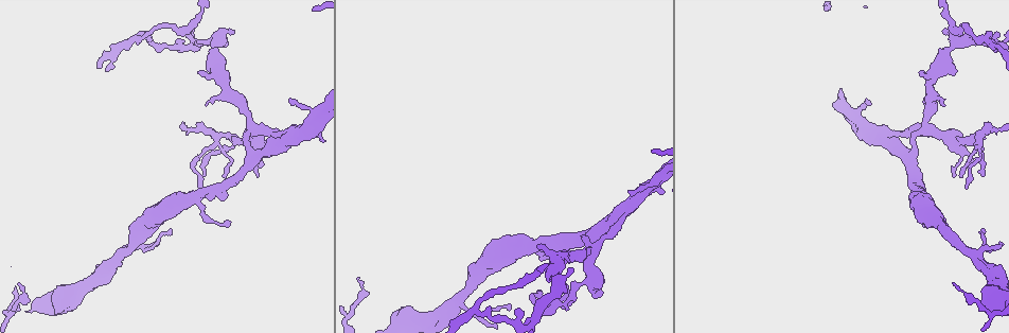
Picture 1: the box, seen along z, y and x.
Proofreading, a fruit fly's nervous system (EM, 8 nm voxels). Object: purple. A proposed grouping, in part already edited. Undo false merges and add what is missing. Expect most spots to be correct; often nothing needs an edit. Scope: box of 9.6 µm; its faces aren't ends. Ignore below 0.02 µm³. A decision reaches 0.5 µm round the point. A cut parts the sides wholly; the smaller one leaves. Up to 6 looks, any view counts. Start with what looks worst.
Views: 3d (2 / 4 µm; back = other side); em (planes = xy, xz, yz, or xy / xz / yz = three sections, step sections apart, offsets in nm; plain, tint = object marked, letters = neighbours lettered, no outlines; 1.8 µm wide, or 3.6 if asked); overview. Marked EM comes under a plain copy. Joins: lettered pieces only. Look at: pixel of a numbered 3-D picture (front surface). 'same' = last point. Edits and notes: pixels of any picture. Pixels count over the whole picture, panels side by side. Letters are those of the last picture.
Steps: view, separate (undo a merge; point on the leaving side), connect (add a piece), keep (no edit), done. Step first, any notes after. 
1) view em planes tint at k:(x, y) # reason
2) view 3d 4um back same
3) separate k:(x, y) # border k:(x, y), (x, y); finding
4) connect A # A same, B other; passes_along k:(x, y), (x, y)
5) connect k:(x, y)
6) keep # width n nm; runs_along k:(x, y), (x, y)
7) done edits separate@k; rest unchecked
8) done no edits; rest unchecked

view em planes letters at 1:(979, 137) # arms part here

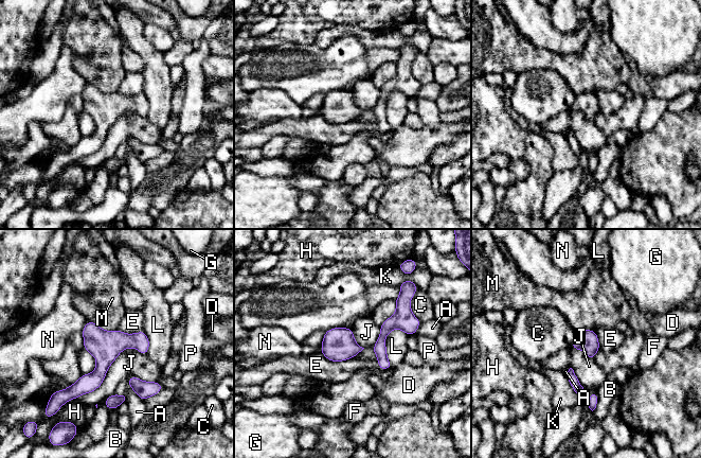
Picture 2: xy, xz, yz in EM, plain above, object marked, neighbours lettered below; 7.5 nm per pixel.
keep # A other, B other, C other, D other, E other, F other, G other, H other, J other, K other, L other, M other, N other, P other; runs_along 2:(142, 334), (69, 390); continuous, no second cell

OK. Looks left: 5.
view em planes letters at 1:(536, 321) # abrupt turn

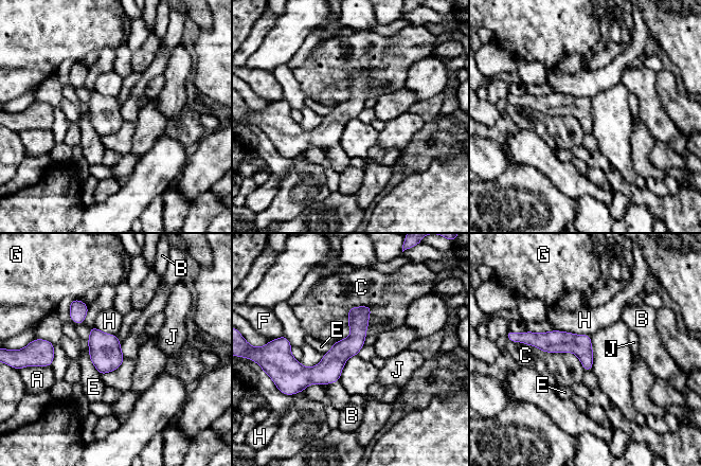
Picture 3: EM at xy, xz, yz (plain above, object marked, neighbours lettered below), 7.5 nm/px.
keep # A other, B other, C other, E other, F other, G other, H other, J other; continuous, no second cell

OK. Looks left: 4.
view em planes letters at 1:(944, 28) # branch stops here

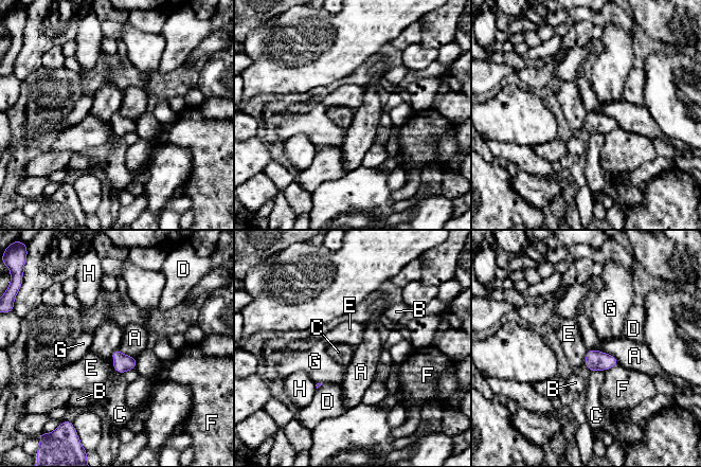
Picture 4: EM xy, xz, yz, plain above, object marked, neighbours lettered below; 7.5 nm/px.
keep # A other, B other, C other, D other, E other, F other, G other, H other; border 4:(133, 369), (120, 374); none of them fits

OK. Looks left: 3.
done no edits; rest unchecked

